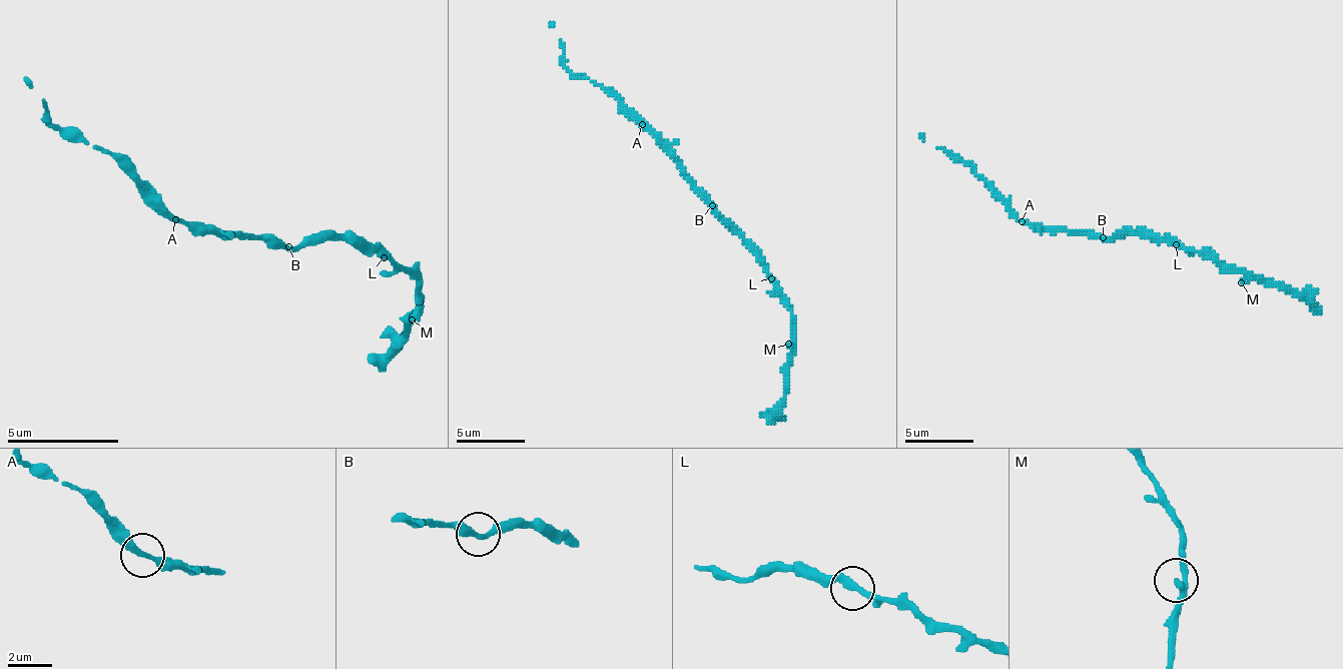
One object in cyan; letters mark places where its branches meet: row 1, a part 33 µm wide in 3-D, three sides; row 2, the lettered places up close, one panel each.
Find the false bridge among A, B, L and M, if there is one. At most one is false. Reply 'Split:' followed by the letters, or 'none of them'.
Split: none of them

